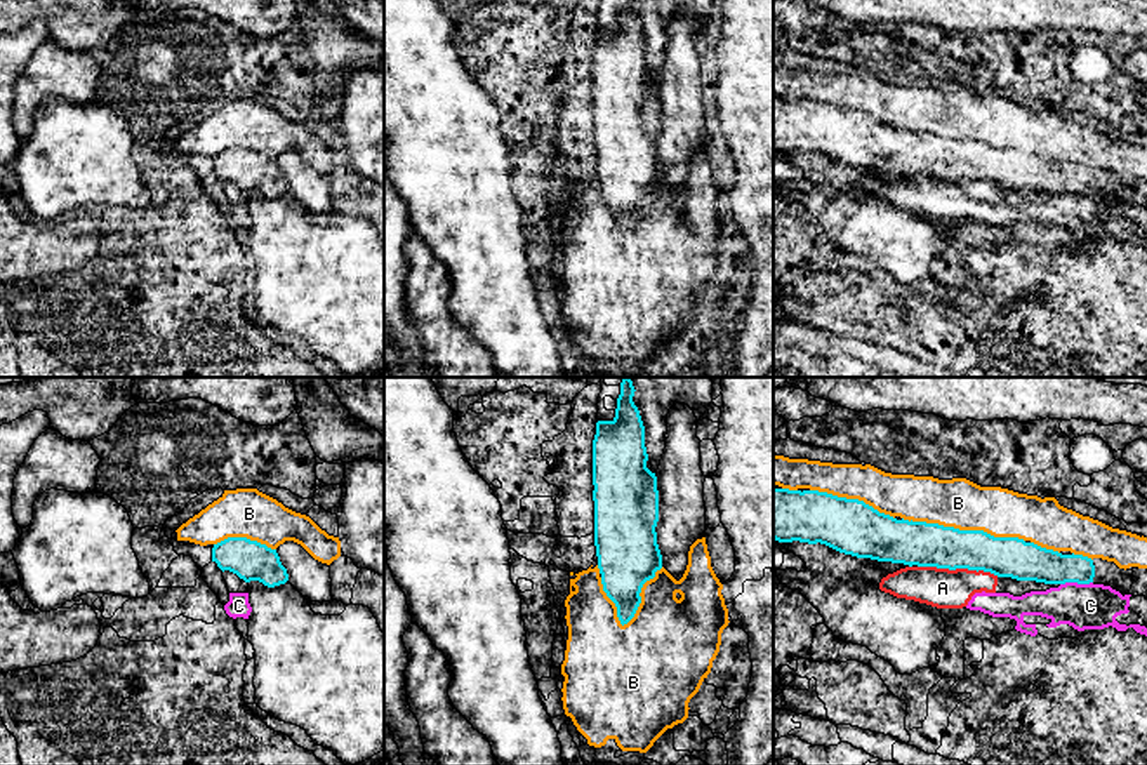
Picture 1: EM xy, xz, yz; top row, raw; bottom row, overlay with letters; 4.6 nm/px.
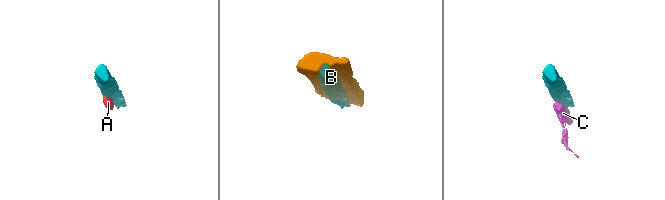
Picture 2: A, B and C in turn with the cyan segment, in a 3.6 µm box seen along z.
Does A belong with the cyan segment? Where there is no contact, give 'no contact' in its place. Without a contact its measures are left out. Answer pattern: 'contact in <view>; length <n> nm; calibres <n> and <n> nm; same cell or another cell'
contact in yz; length 380 nm; calibres 200 and 190 nm; another cell

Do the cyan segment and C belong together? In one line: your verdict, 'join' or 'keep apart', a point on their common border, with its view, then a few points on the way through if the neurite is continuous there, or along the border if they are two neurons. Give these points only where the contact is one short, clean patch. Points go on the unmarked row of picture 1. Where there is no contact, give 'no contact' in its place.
keep apart; meets cyan in yz at (1076, 192); border along yz (1092, 192), (1060, 195)

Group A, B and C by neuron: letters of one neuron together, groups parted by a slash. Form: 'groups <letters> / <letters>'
groups A C / B

